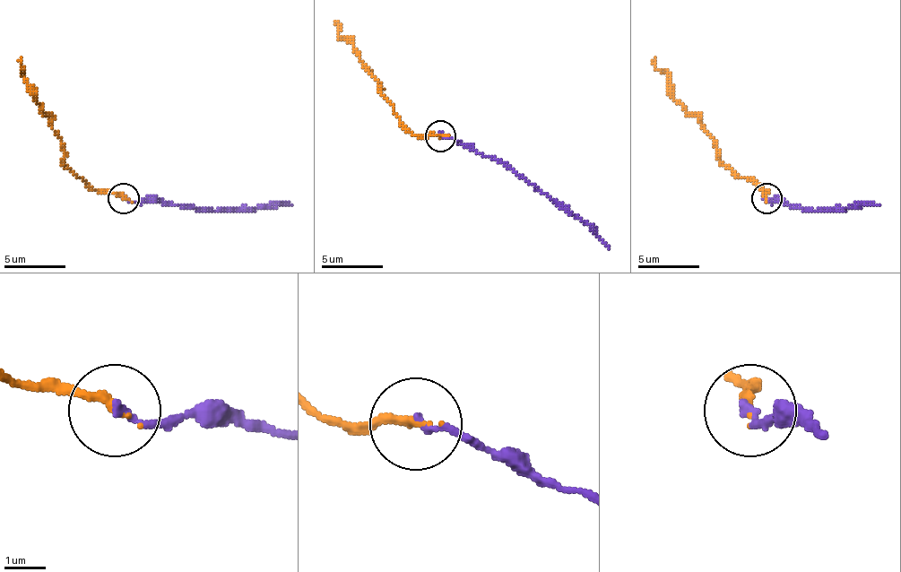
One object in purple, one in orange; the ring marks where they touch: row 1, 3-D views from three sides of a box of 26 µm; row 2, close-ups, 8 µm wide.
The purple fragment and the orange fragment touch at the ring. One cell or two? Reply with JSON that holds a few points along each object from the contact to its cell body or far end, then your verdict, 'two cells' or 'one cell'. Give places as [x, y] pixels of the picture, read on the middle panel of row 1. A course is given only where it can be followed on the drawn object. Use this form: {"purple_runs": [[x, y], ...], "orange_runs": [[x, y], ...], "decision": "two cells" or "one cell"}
{"purple_runs": [[439, 135], [507, 162], [562, 203], [609, 249]], "orange_runs": [[439, 135], [415, 135], [381, 95], [377, 82], [350, 42], [338, 37], [338, 24]], "decision": "one cell"}

